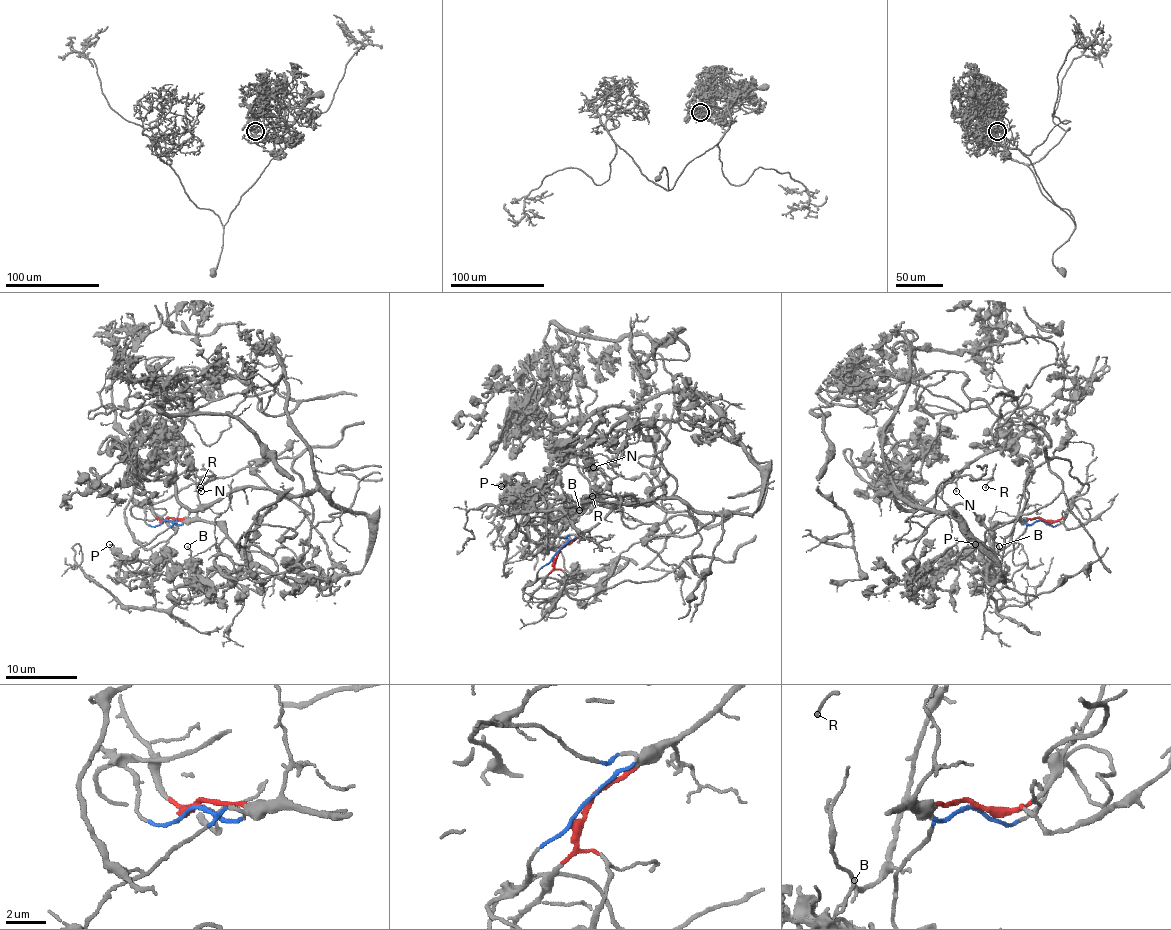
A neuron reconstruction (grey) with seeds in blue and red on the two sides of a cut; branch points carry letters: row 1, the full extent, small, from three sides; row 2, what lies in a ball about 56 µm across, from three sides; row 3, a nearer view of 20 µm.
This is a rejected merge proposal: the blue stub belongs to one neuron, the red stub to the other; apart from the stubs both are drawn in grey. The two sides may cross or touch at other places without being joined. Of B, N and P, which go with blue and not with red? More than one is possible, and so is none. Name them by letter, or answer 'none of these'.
B, P

